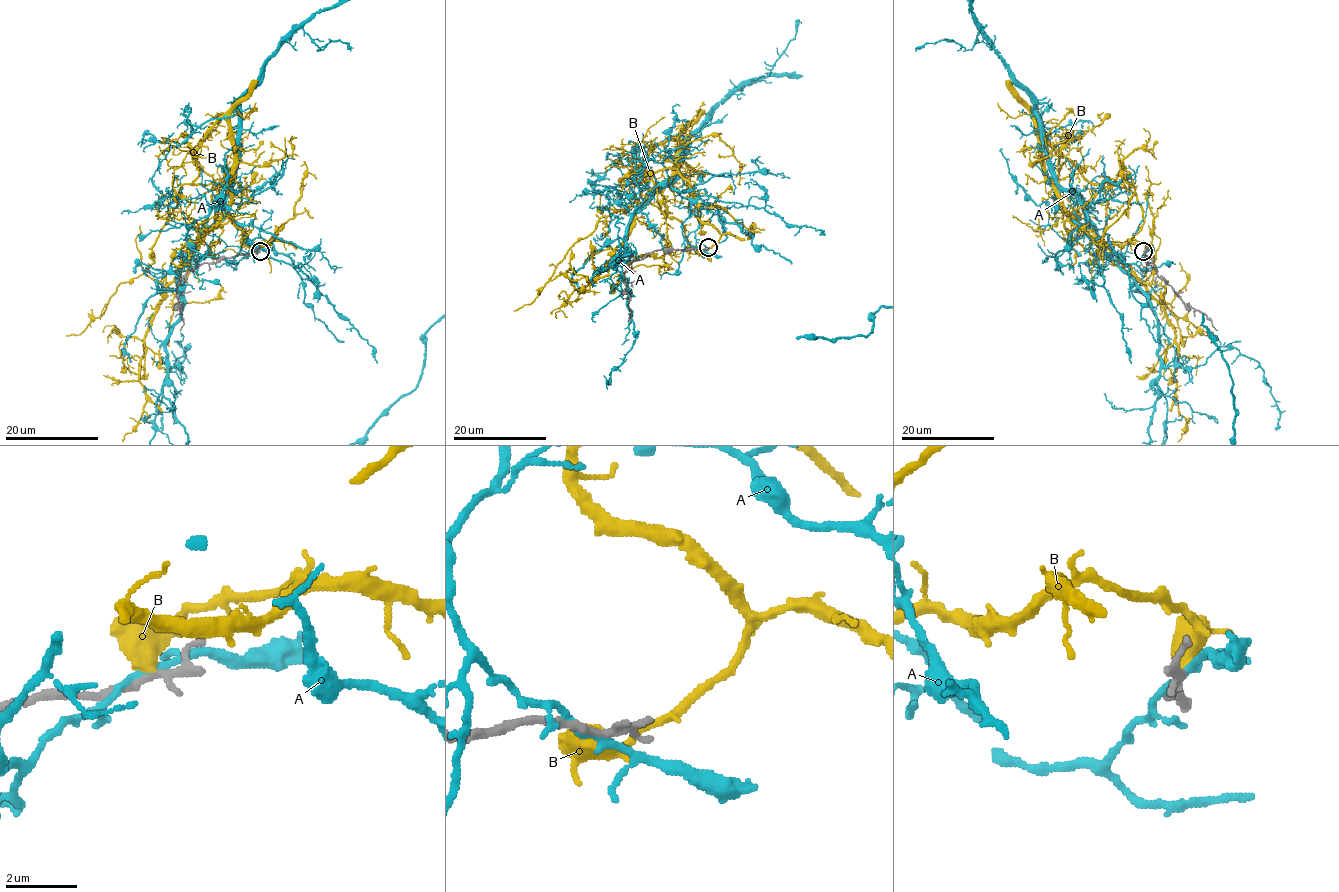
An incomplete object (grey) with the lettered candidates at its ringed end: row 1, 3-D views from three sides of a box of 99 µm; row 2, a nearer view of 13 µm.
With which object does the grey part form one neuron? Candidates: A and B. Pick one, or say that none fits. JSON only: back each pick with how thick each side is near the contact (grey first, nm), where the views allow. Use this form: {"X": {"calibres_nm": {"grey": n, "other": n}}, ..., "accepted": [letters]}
{"accepted": []}

